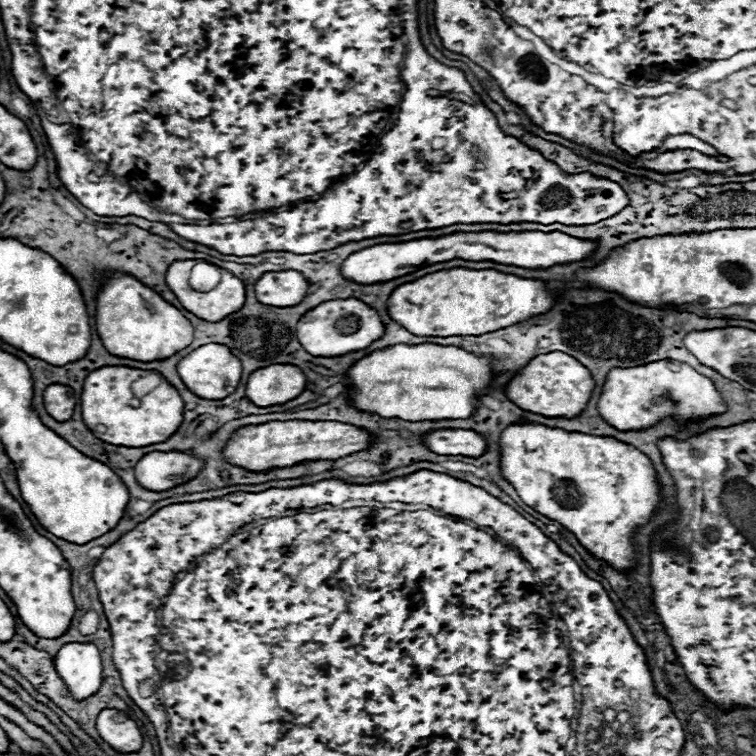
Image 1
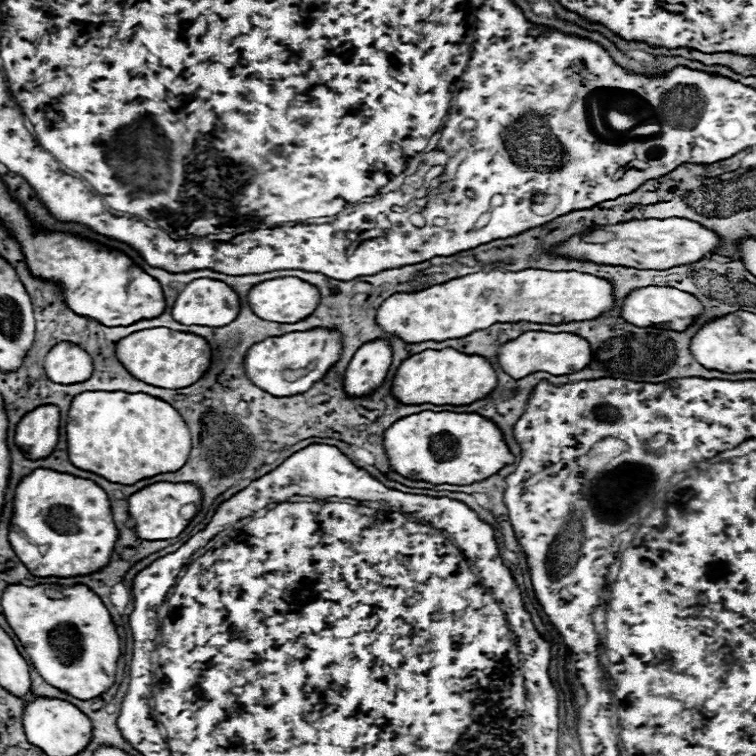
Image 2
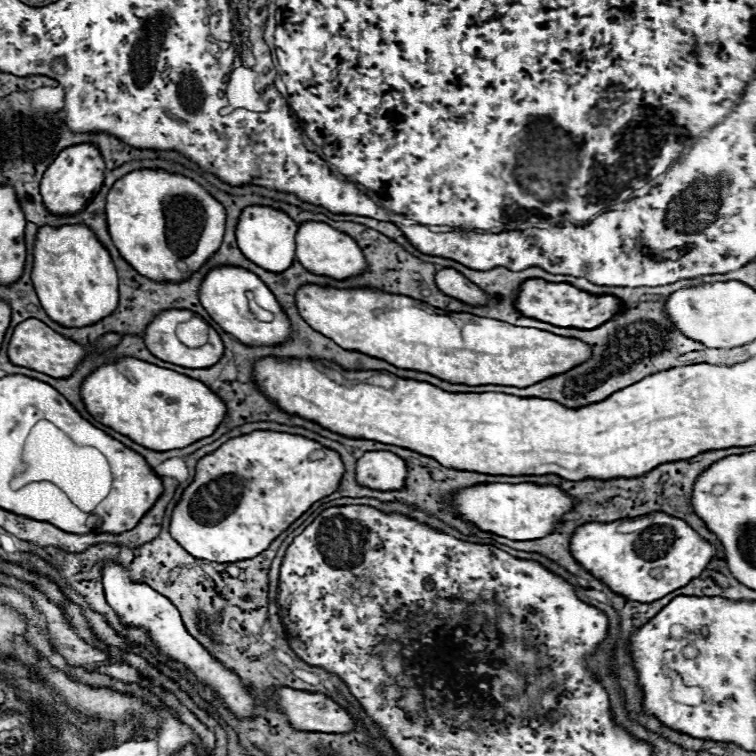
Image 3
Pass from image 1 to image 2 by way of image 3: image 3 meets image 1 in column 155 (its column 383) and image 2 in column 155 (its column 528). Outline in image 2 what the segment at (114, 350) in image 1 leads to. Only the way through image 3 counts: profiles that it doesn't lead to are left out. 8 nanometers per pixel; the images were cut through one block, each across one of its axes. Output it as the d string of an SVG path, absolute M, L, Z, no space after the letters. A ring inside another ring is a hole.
M148 328L138 330L118 342L118 360L122 360L122 366L138 380L146 384L154 384L168 390L186 388L194 382L198 382L206 370L210 368L212 350L206 338L188 334L188 332L176 332L170 328Z

